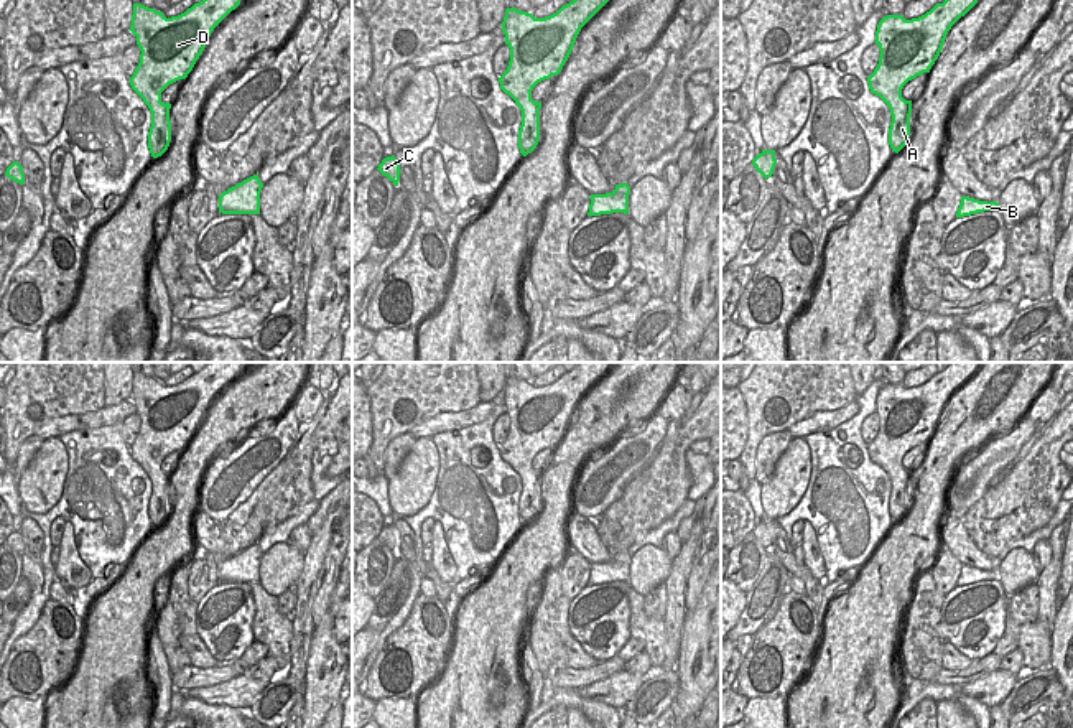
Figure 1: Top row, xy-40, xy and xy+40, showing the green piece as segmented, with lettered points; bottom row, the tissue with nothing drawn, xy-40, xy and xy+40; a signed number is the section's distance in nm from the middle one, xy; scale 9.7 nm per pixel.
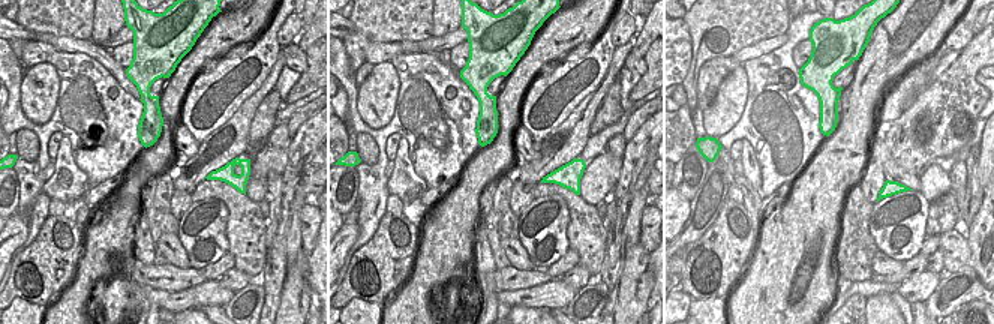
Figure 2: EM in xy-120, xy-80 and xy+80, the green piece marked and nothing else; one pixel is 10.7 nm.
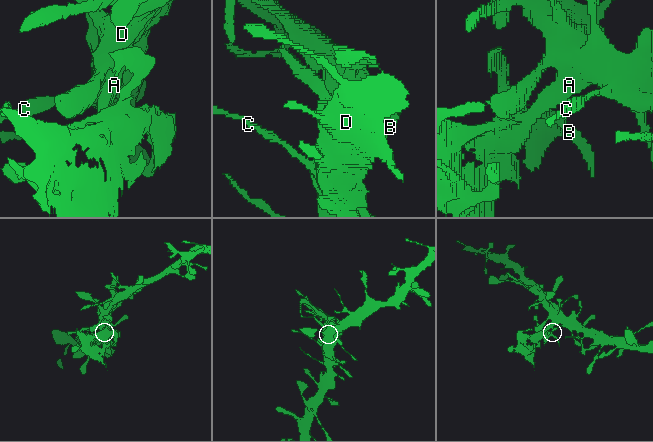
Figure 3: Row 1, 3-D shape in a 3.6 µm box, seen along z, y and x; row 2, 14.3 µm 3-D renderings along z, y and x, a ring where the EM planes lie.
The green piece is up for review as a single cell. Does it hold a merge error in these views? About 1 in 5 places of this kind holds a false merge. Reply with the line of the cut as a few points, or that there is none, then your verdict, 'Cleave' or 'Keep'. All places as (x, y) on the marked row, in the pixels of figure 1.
Split along xy-40 (152, 112), (158, 124), (158, 142), (167, 149). Cleave.

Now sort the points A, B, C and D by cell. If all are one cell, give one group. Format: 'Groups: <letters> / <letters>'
Groups: A C D / B.

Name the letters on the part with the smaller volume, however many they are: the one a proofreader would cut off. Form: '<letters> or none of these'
B

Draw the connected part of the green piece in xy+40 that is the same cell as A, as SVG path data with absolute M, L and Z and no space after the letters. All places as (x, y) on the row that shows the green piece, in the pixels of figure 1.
M945 0L918 18L905 20L902 15L887 15L879 21L876 44L880 58L867 82L871 92L889 105L897 120L894 145L903 148L910 137L912 100L902 97L903 86L930 72L948 31L976 3L978 0Z

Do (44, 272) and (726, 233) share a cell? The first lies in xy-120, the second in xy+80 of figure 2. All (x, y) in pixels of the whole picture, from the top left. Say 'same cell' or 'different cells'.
same cell

